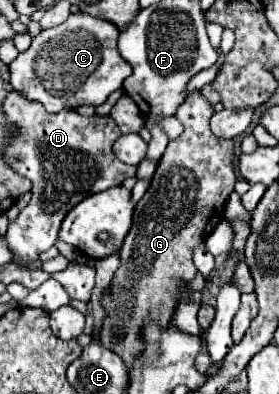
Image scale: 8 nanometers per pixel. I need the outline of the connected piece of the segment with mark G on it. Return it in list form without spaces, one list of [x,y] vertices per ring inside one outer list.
[[[193,90],[187,98],[187,102],[179,108],[177,118],[183,122],[185,132],[171,140],[165,154],[161,156],[155,176],[151,180],[151,186],[147,194],[137,202],[137,210],[133,216],[133,230],[129,230],[123,246],[121,246],[121,264],[117,272],[113,274],[109,290],[101,298],[101,306],[107,312],[107,318],[103,320],[99,328],[99,342],[123,358],[127,370],[131,372],[133,362],[137,356],[143,354],[145,342],[143,342],[143,330],[149,322],[155,322],[161,330],[169,326],[169,320],[175,312],[175,296],[177,290],[181,290],[183,284],[191,282],[197,276],[197,268],[193,264],[193,248],[203,244],[205,238],[213,232],[217,222],[225,216],[225,202],[229,194],[235,188],[237,176],[233,167],[233,139],[220,139],[211,134],[209,121],[215,114],[213,104],[201,94],[201,90]]]

